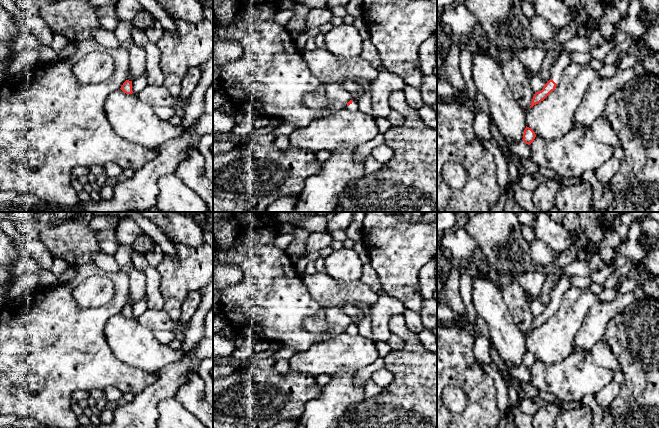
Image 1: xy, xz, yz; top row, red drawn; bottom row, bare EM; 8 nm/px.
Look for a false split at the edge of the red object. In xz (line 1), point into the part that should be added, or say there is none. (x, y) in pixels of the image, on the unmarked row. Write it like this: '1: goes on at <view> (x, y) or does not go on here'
1: goes on at xz (354, 330)

